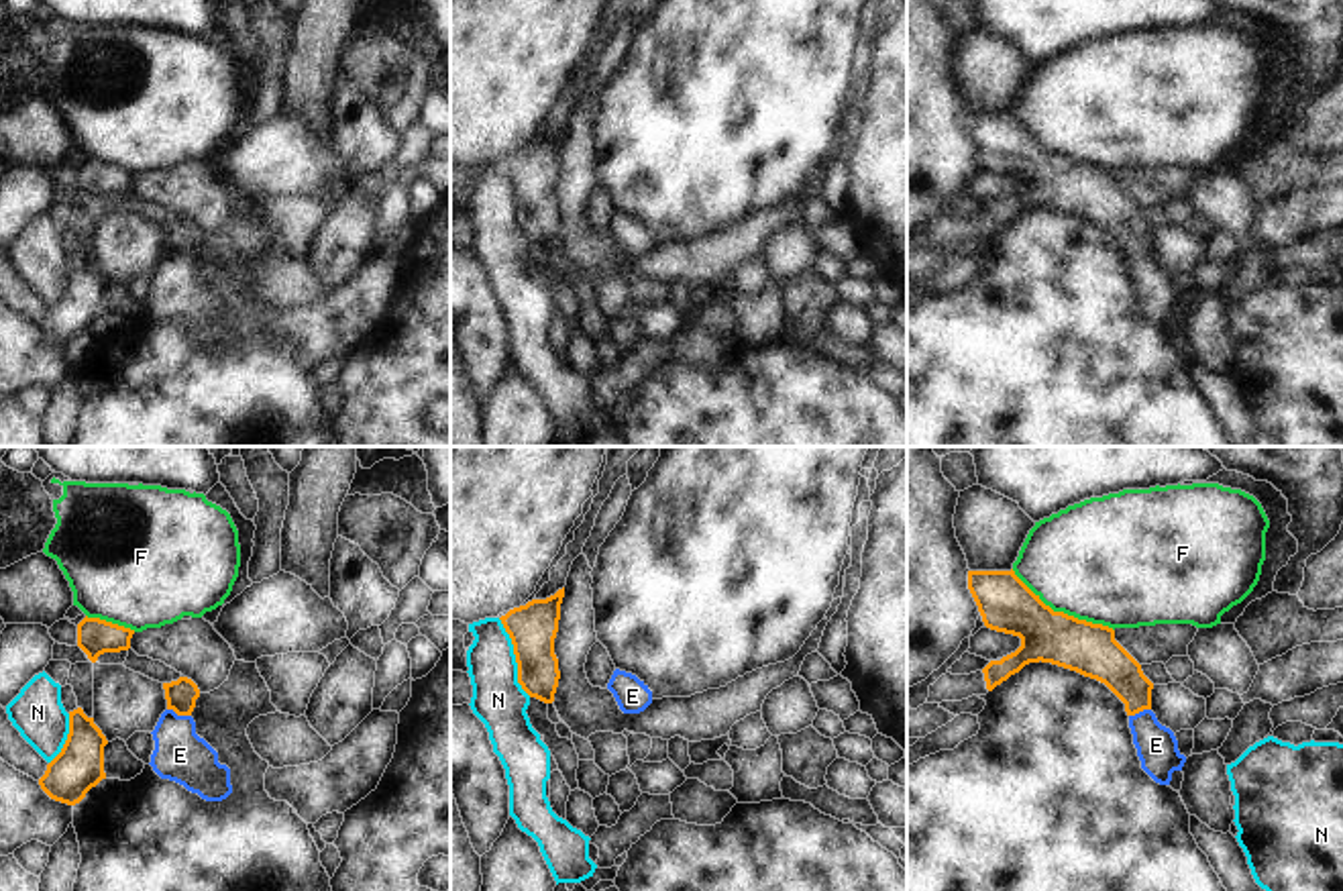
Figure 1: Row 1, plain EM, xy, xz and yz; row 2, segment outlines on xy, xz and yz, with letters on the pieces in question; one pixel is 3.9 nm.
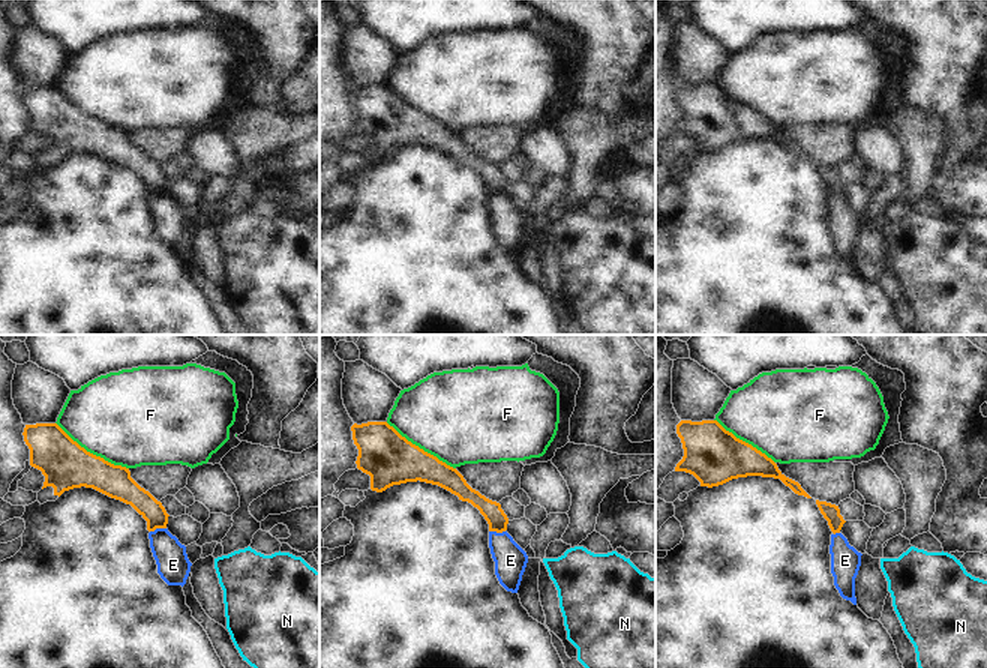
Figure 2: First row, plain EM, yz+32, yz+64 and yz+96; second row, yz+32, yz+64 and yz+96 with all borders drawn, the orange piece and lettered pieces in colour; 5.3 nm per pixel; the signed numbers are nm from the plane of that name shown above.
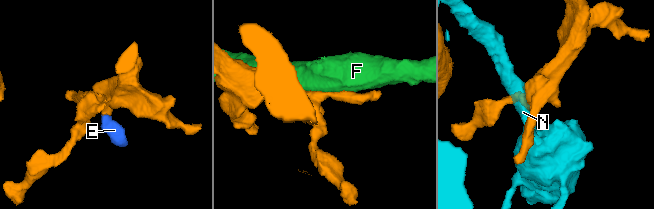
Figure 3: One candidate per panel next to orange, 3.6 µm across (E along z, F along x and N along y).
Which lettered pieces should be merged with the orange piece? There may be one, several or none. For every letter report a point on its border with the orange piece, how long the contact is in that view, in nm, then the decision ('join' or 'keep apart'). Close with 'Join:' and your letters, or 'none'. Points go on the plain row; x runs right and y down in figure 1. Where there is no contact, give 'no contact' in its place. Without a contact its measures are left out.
E: meets orange in xy at (180, 257); contact 100 nm long; join
F: meets orange in yz at (1062, 155); contact 480 nm long; keep apart
N: meets orange in xz at (516, 200); contact 340 nm long; keep apart
Join: E

